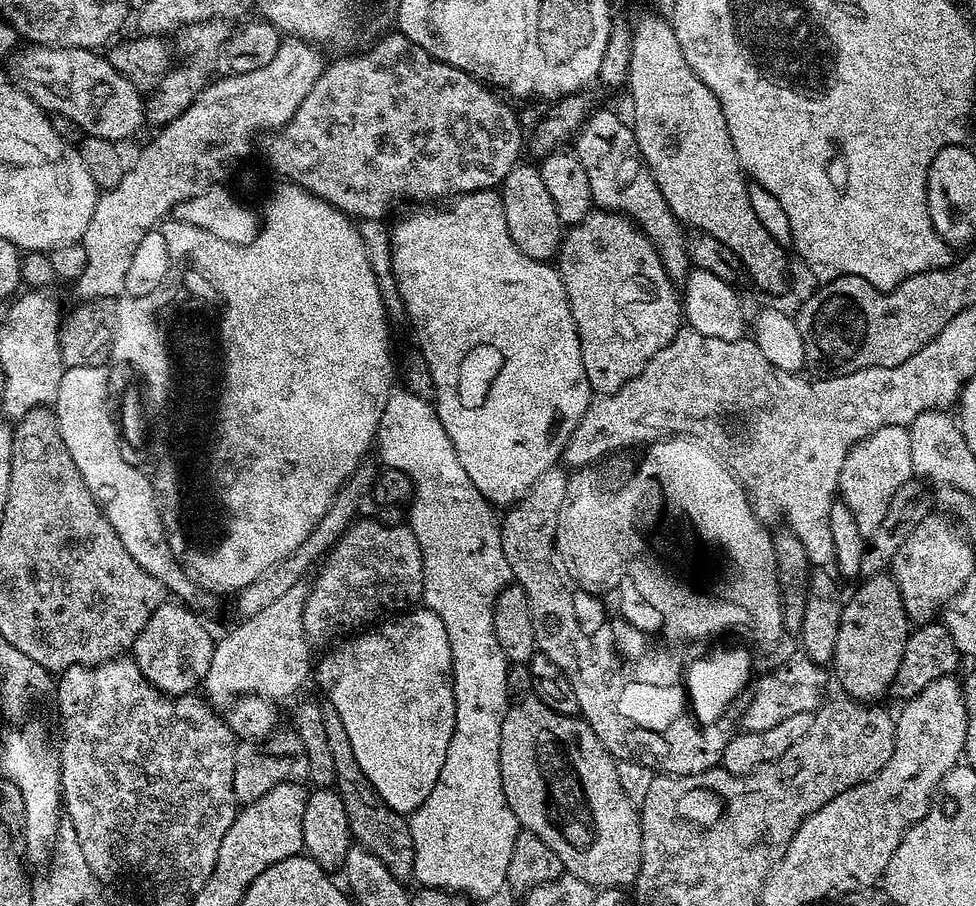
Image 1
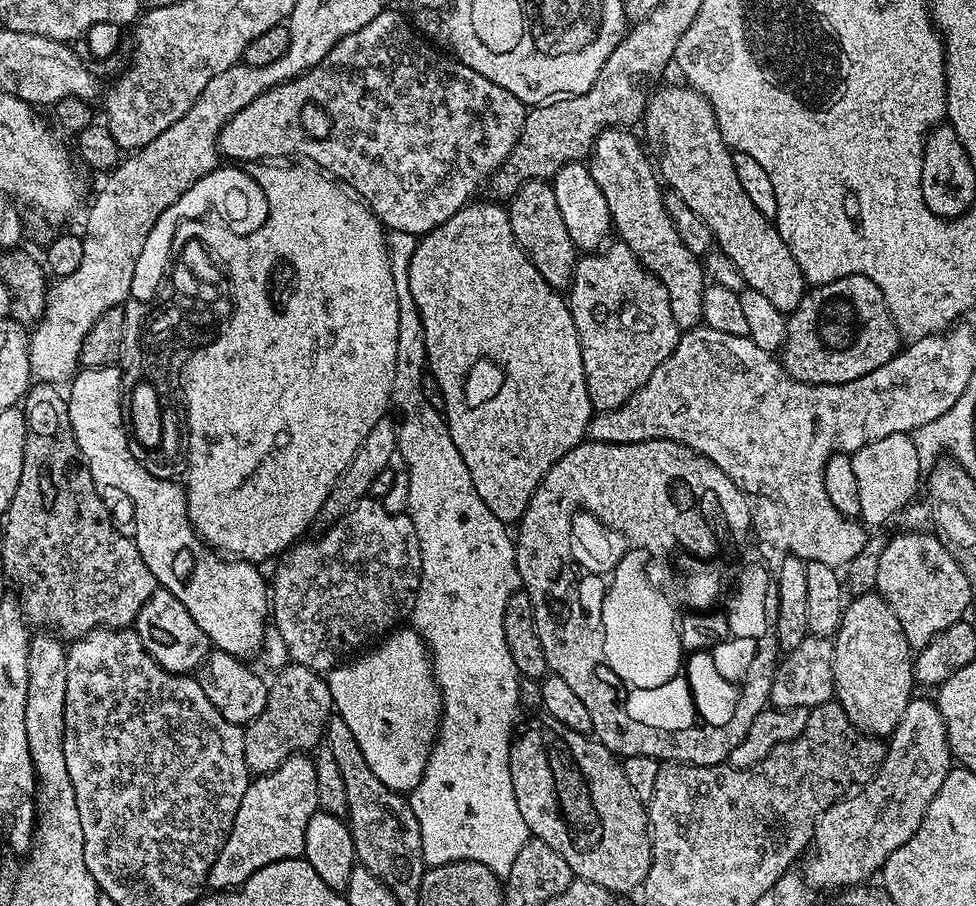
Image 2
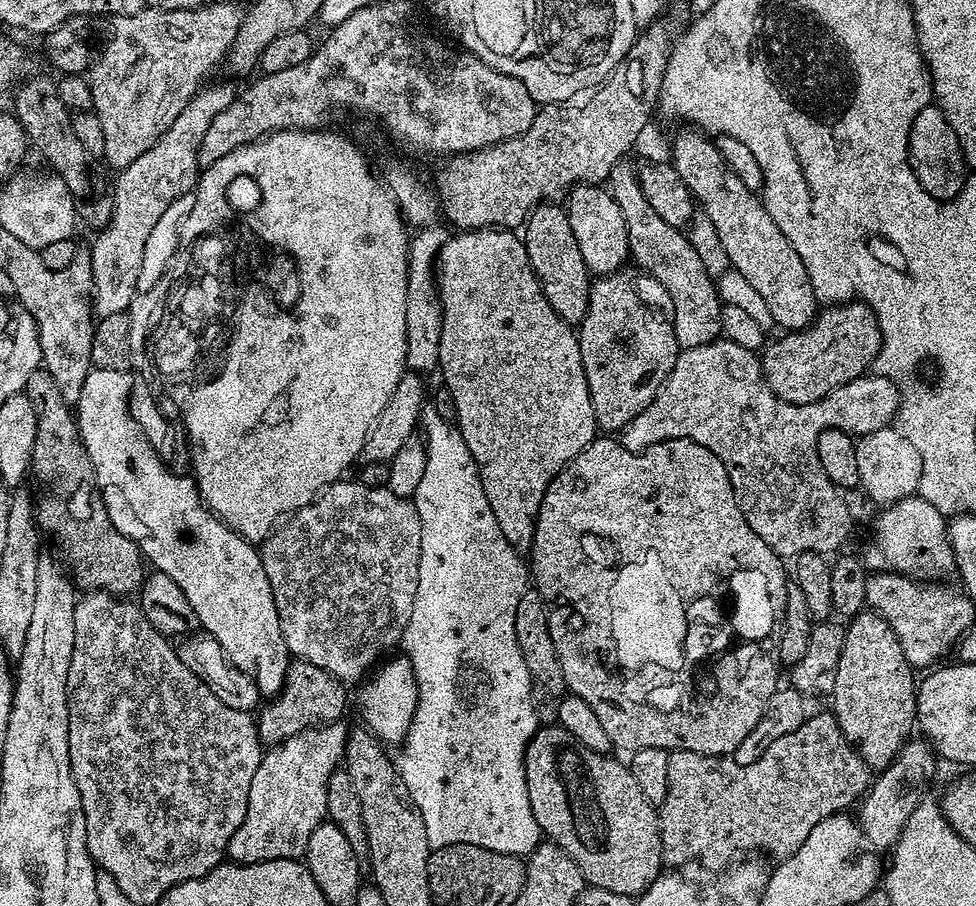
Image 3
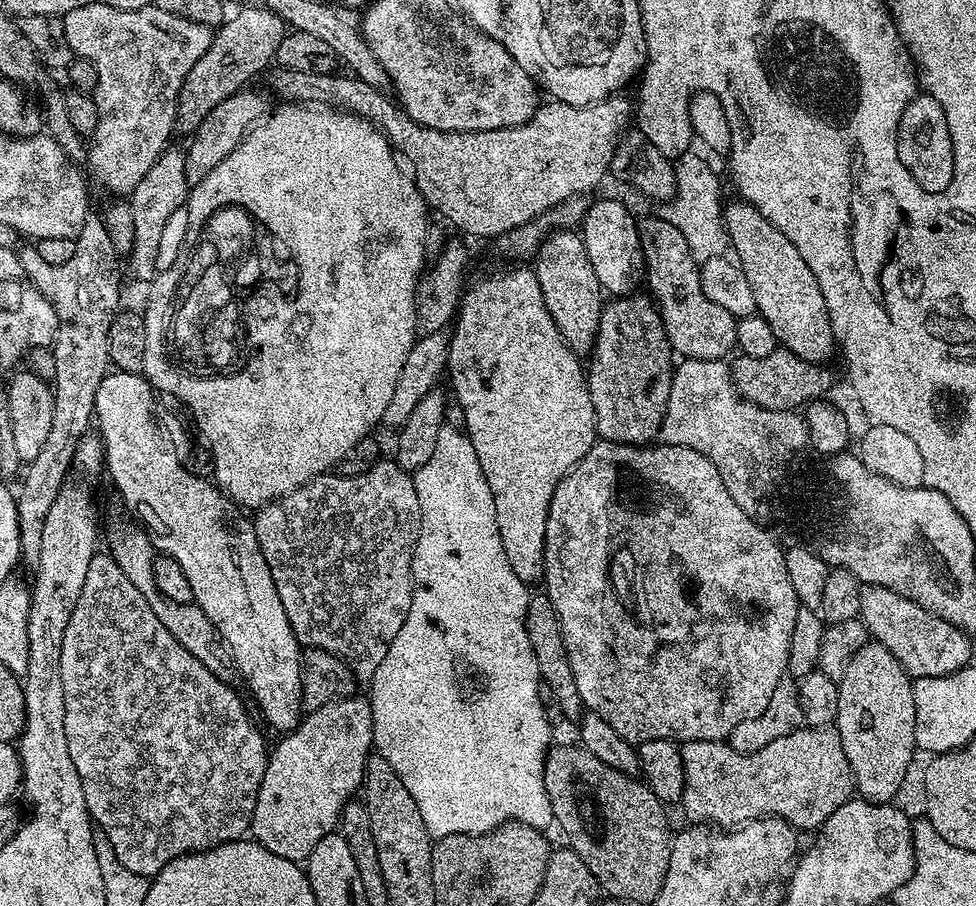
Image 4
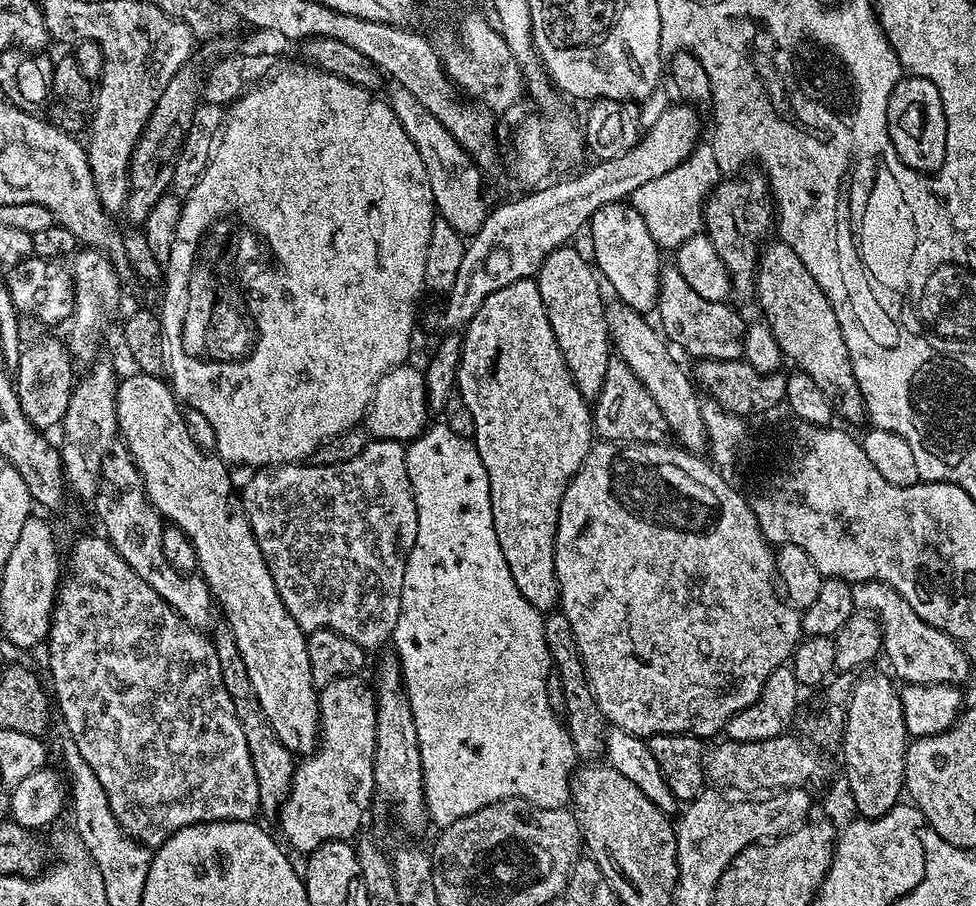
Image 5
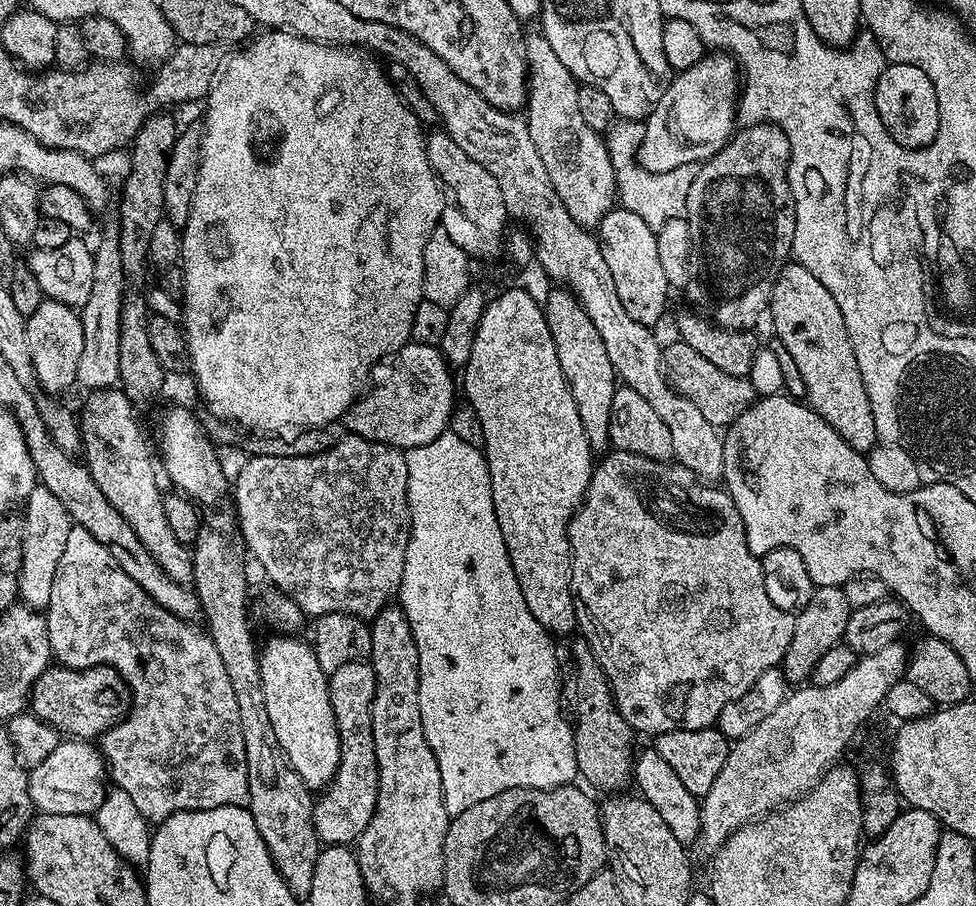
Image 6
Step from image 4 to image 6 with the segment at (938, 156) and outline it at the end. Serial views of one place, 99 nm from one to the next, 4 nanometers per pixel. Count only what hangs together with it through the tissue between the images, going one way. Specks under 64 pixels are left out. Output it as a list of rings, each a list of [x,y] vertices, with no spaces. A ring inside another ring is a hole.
[[[888,64],[876,79],[874,94],[876,113],[882,118],[882,126],[904,148],[925,148],[934,142],[938,134],[938,94],[934,94],[934,82],[926,78],[918,66]]]

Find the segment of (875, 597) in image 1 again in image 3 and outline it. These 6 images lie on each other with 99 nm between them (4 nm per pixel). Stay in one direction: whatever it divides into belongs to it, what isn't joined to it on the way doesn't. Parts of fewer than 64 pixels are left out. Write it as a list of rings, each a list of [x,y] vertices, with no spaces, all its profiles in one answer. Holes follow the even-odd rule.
[[[865,610],[847,621],[845,645],[838,658],[830,695],[830,711],[869,769],[887,768],[913,735],[918,680],[912,675],[914,669],[906,662],[894,630],[877,612]]]

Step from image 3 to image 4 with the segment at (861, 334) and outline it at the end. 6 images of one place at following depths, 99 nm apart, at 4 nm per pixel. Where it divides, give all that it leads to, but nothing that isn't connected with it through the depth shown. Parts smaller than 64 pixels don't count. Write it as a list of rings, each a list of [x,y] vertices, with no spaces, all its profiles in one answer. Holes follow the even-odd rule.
[[[777,346],[766,358],[754,358],[743,354],[731,361],[732,381],[740,396],[766,410],[791,412],[800,410],[809,402],[819,400],[832,384],[832,372],[824,364],[811,364],[789,348]]]

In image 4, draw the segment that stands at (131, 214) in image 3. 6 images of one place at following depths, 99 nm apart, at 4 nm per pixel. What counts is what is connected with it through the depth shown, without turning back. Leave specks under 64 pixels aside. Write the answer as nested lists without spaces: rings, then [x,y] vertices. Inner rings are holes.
[[[169,146],[164,153],[150,166],[150,170],[138,186],[130,193],[130,203],[134,218],[134,242],[126,264],[132,267],[132,272],[140,280],[151,281],[157,275],[158,242],[162,240],[162,229],[166,226],[166,218],[170,214],[185,207],[190,185],[186,178],[186,162],[184,148]]]

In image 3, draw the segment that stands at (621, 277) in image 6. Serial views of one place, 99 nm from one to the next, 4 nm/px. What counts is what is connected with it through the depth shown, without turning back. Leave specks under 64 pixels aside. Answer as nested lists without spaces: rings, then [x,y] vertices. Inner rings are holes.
[[[577,184],[566,197],[566,211],[570,218],[570,230],[574,230],[578,251],[582,253],[582,262],[586,262],[593,277],[619,273],[623,269],[620,267],[626,262],[629,263],[626,222],[622,218],[622,210],[618,210],[618,202],[614,202],[607,187],[598,184]]]

